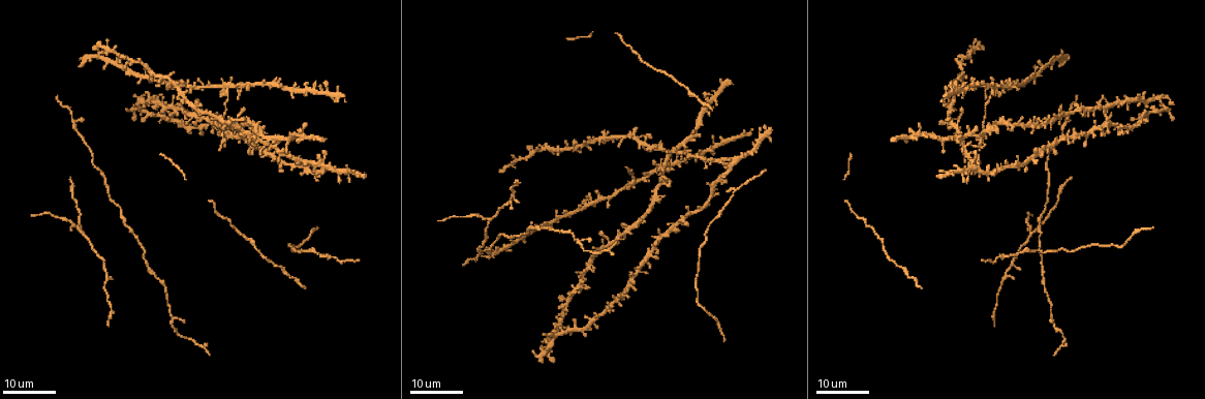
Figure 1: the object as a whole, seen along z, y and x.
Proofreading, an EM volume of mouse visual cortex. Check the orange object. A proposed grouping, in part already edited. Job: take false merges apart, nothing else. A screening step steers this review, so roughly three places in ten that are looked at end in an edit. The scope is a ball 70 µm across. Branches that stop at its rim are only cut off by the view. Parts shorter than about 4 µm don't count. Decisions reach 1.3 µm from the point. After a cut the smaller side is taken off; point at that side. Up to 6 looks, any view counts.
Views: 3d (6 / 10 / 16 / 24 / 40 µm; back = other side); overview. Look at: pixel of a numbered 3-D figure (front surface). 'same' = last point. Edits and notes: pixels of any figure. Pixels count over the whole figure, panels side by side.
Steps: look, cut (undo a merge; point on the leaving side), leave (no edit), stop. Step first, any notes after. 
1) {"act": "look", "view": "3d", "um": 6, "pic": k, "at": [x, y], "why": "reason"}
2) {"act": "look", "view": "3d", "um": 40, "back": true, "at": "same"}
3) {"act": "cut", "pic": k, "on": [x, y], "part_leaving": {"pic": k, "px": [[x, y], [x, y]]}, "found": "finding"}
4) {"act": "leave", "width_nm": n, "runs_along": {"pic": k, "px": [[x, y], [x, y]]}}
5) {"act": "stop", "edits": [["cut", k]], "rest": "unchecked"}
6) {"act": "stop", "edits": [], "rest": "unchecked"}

{"act": "look", "view": "3d", "um": 24, "pic": 1, "at": [600, 137], "why": "looks like a crossing"}

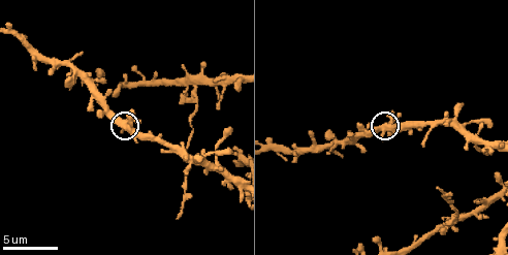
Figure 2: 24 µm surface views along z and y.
{"act": "look", "view": "3d", "um": 10, "pic": 2, "at": [386, 125]}

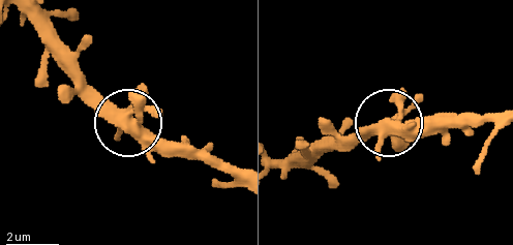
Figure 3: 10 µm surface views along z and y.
{"act": "leave", "width_nm": 420, "found": "all the same neuron"}

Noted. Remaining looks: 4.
{"act": "look", "view": "3d", "um": 24, "pic": 1, "at": [908, 137], "why": "looks like a crossing"}

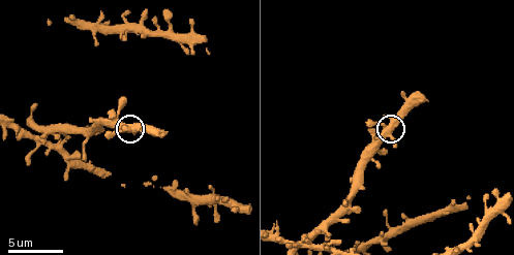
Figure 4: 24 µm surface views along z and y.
{"act": "look", "view": "3d", "um": 6, "pic": 4, "at": [387, 126]}

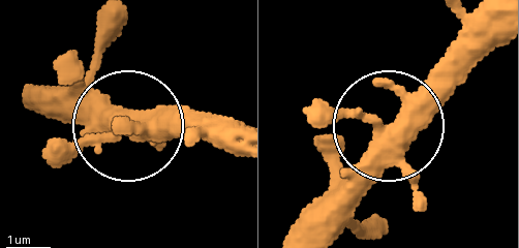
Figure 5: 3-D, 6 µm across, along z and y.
{"act": "leave", "width_nm": 440, "runs_along": {"pic": 5, "px": [[32, 103], [140, 126], [236, 126]]}, "found": "all the same neuron"}

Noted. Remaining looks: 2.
{"act": "look", "view": "3d", "um": 16, "pic": 1, "at": [721, 160], "why": "thin arm on a thick one"}

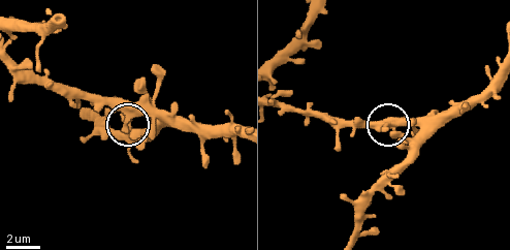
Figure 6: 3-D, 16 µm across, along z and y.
{"act": "look", "view": "3d", "um": 6, "pic": 6, "at": [127, 127]}

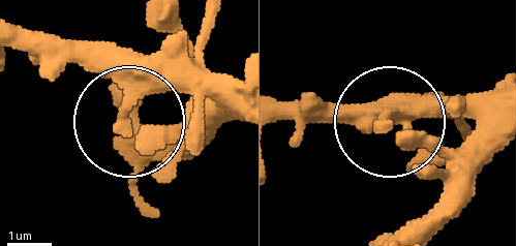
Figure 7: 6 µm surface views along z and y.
{"act": "leave", "runs_along": {"pic": 7, "px": [[17, 27], [83, 56], [139, 123], [213, 123]]}, "found": "continuous, no second neuron"}

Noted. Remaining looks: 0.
{"act": "stop", "edits": [], "rest": "unchecked"}

